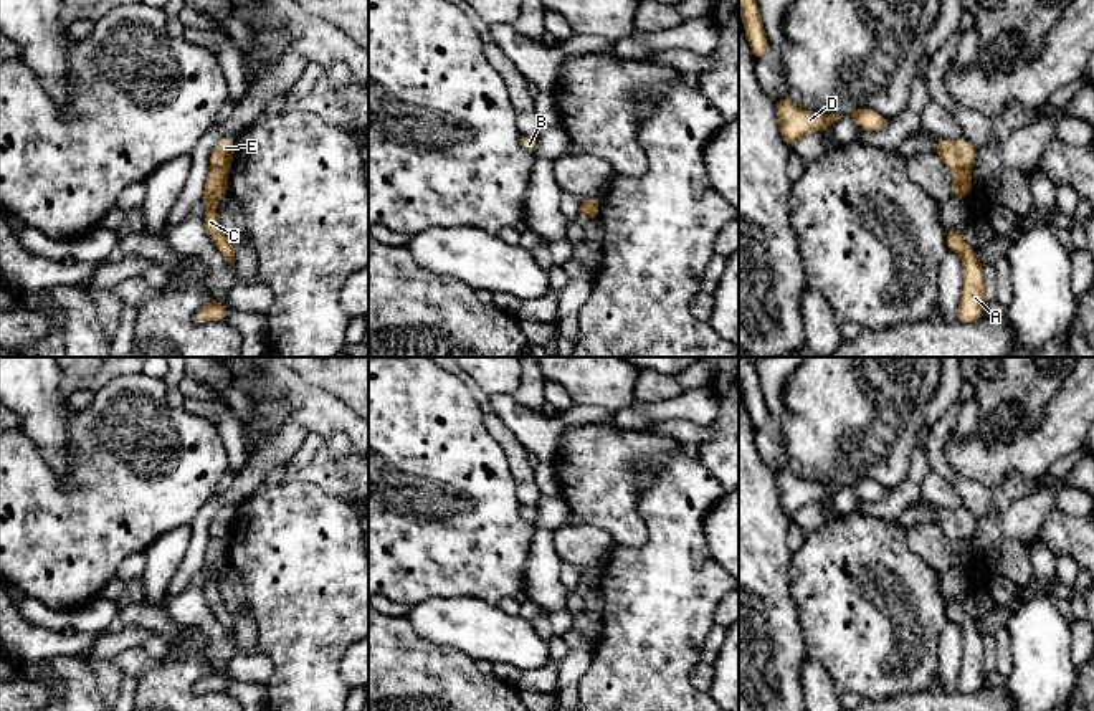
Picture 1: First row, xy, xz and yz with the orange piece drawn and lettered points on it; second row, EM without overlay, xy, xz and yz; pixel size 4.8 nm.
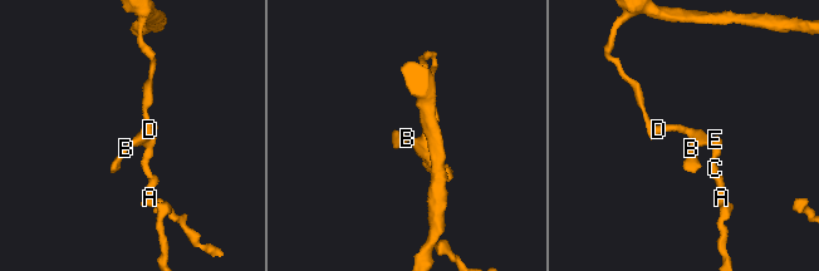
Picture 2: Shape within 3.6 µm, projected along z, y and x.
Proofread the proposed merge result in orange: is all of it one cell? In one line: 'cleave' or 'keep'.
cleave

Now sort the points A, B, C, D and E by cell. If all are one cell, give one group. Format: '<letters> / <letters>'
A C / B D E

